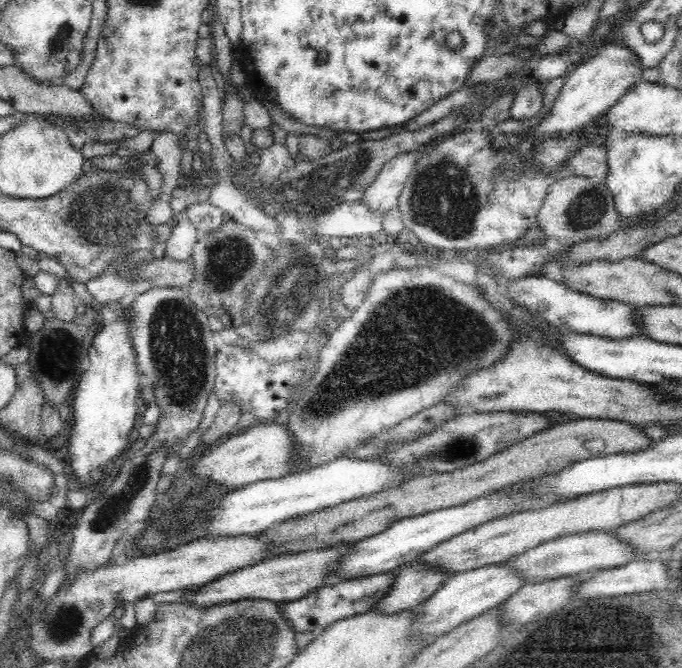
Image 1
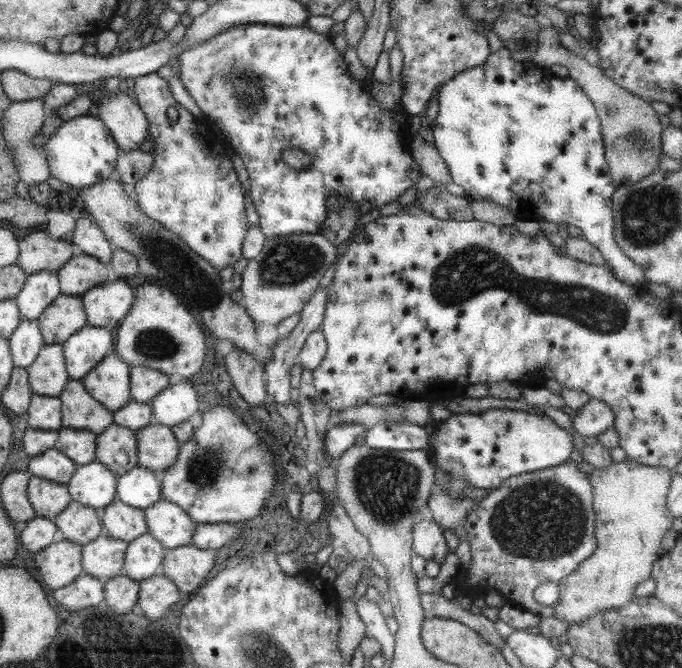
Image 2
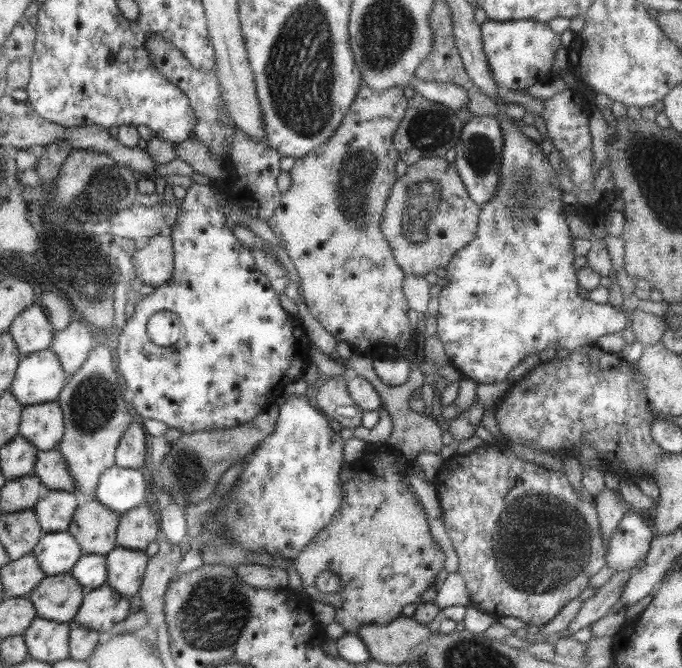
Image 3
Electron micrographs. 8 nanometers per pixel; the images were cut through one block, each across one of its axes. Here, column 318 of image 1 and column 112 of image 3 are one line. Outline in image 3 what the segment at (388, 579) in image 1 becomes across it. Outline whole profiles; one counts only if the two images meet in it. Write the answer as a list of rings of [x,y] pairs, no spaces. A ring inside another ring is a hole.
[[[106,584],[90,589],[85,591],[72,621],[106,636],[117,622],[123,621],[129,615],[128,599]]]

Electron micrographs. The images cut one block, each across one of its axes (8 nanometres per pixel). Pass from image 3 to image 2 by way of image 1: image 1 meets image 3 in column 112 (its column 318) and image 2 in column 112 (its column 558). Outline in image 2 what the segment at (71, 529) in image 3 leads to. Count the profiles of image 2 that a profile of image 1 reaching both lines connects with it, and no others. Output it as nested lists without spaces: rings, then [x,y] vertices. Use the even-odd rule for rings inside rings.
[[[111,423],[96,434],[94,457],[117,477],[138,465],[134,431]]]

